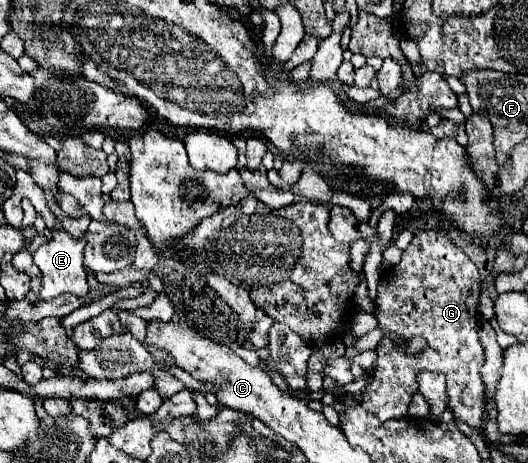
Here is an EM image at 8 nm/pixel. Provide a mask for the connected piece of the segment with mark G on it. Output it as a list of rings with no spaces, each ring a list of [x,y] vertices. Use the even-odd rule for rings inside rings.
[[[433,229],[417,231],[409,247],[403,251],[401,261],[393,271],[385,271],[379,281],[379,293],[375,297],[377,329],[387,335],[395,333],[405,339],[405,345],[395,343],[391,337],[383,337],[377,345],[377,367],[373,379],[363,391],[361,405],[377,415],[381,421],[407,417],[411,397],[417,393],[417,375],[421,371],[437,371],[447,377],[447,409],[455,419],[479,429],[485,429],[485,385],[479,369],[485,363],[483,347],[477,327],[477,305],[481,295],[479,269],[471,259],[453,245],[443,233]],[[411,337],[425,337],[427,347],[417,353],[409,353]]]

